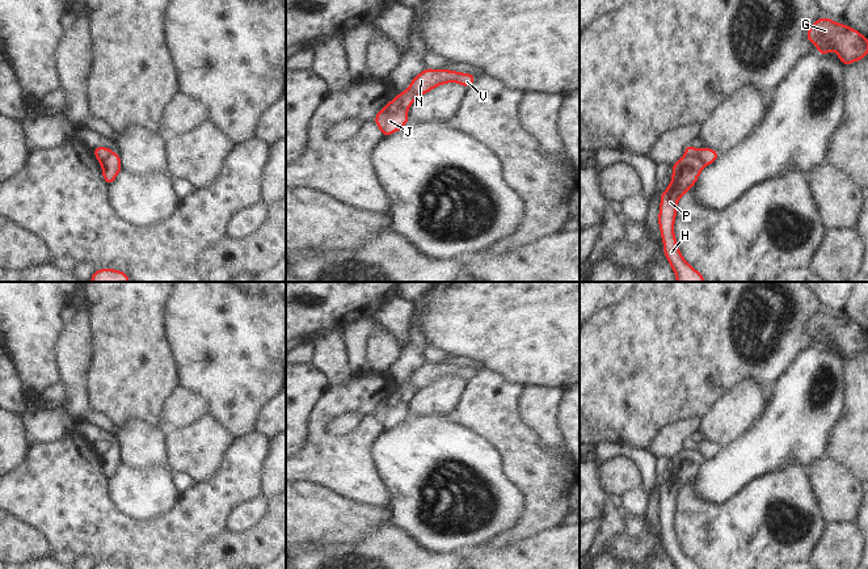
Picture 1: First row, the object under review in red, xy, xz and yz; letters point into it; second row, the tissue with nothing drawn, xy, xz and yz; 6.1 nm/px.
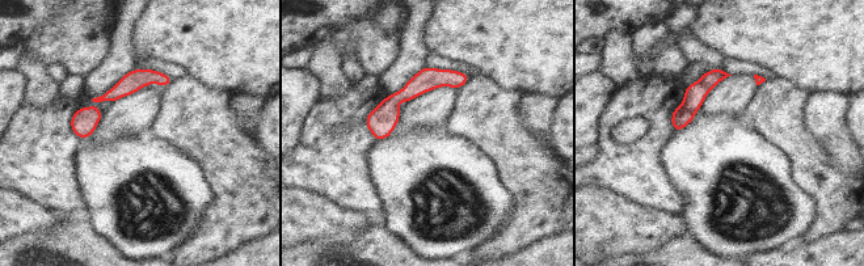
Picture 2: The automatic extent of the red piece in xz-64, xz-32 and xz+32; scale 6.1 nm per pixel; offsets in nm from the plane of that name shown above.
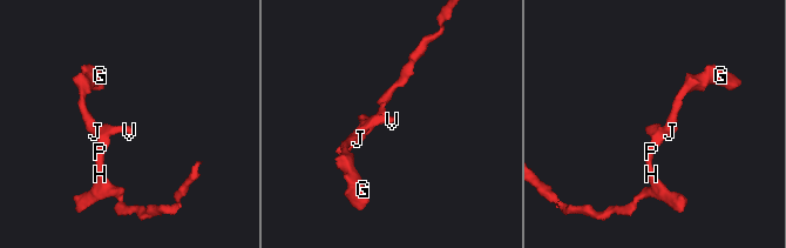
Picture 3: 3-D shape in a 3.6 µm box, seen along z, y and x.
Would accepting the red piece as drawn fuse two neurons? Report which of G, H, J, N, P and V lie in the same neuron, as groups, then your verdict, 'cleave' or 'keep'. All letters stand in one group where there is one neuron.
G J N V / H P; cleave

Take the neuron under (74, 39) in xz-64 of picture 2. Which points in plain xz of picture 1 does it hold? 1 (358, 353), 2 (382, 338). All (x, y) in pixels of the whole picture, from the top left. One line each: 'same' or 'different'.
1: different
2: same

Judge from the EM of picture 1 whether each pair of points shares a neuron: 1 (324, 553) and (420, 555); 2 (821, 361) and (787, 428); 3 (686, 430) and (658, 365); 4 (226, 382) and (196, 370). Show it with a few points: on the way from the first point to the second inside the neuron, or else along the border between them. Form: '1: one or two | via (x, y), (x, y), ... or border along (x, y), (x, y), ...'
1: one | via (348, 555), (396, 555)
2: one | via (812, 378), (807, 392), (807, 404), (803, 411)
3: two | border along (700, 417), (668, 424), (654, 434)
4: one | via (218, 374), (203, 372)

